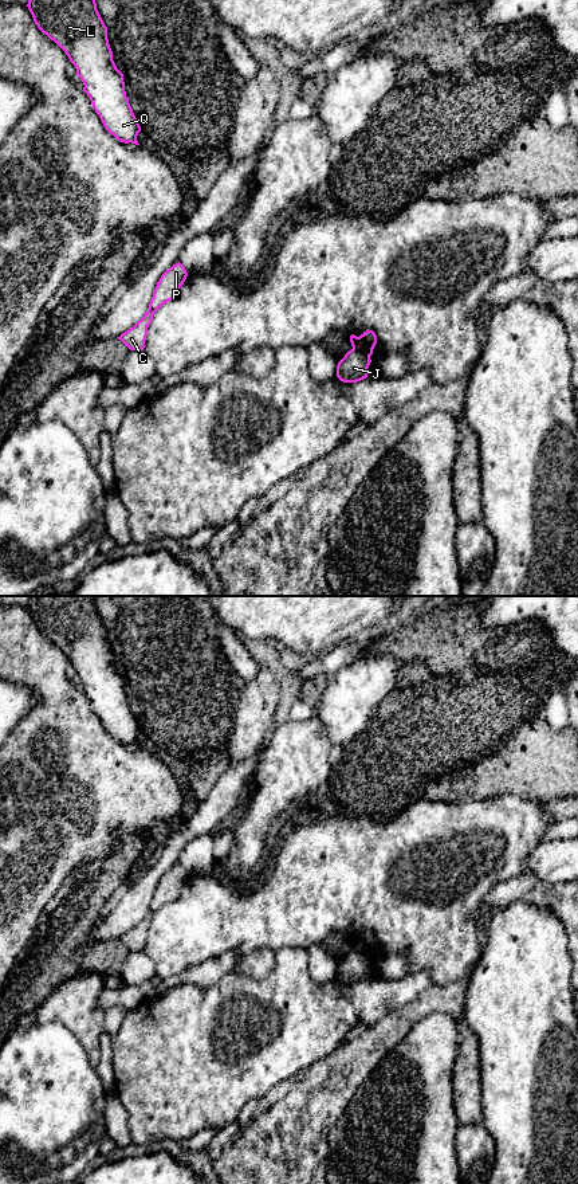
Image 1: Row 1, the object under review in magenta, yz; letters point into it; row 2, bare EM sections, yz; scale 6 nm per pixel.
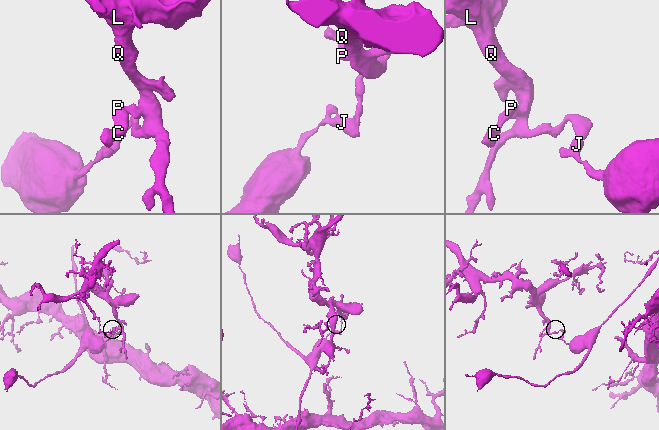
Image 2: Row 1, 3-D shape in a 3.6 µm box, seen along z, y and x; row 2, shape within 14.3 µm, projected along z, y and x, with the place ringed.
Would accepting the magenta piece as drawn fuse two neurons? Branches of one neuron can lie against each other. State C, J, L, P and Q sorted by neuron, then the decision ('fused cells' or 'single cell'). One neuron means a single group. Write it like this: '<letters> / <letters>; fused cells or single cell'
C L P Q / J; fused cells

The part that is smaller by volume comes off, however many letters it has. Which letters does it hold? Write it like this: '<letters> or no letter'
J

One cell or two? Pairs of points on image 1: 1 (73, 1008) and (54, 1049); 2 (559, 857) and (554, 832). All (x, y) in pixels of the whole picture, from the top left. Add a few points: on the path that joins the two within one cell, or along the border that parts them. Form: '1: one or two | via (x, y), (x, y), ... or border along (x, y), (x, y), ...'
1: two | border along (34, 1023), (61, 1022), (85, 1049)
2: two | border along (563, 838), (545, 842)

